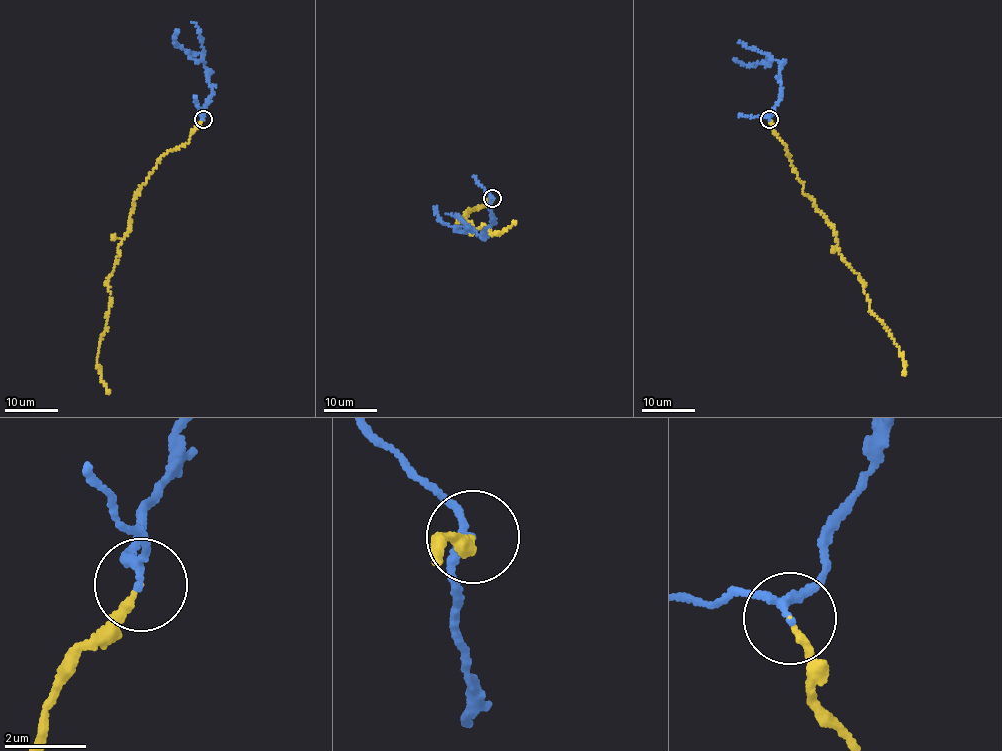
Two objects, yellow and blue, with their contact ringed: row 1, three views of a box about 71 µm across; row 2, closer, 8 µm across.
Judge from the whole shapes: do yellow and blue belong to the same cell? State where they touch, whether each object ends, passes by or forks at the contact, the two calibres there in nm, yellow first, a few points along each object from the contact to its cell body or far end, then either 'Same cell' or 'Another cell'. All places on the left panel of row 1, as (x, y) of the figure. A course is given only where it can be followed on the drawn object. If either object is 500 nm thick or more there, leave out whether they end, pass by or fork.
Place: (203, 119). At the ring yellow ends. At the ring blue passes by. Thickness 160 nm (yellow) against 170 nm. Course of yellow: (203, 119), (183, 145), (161, 157), (134, 197), (130, 230), (108, 277), (111, 302), (96, 363), (110, 393). Course of blue: (203, 119), (203, 107), (212, 92), (211, 84), (199, 54), (187, 53), (175, 41), (175, 28). Same cell

